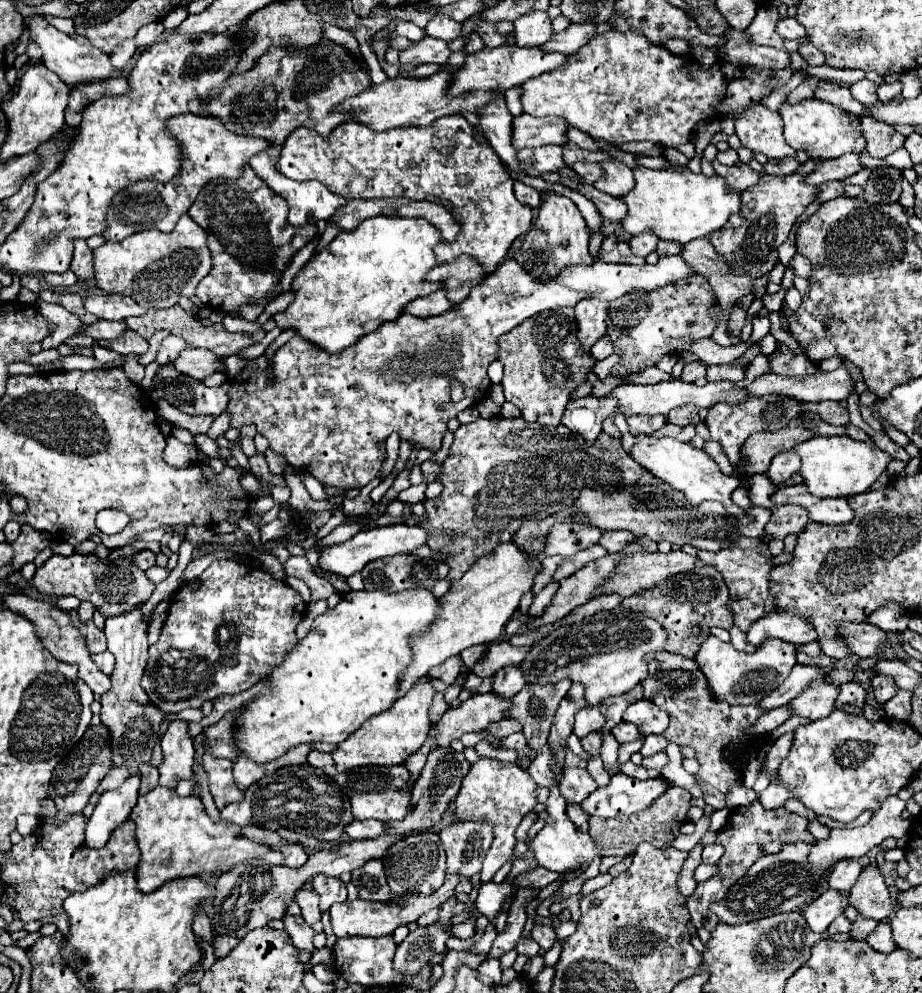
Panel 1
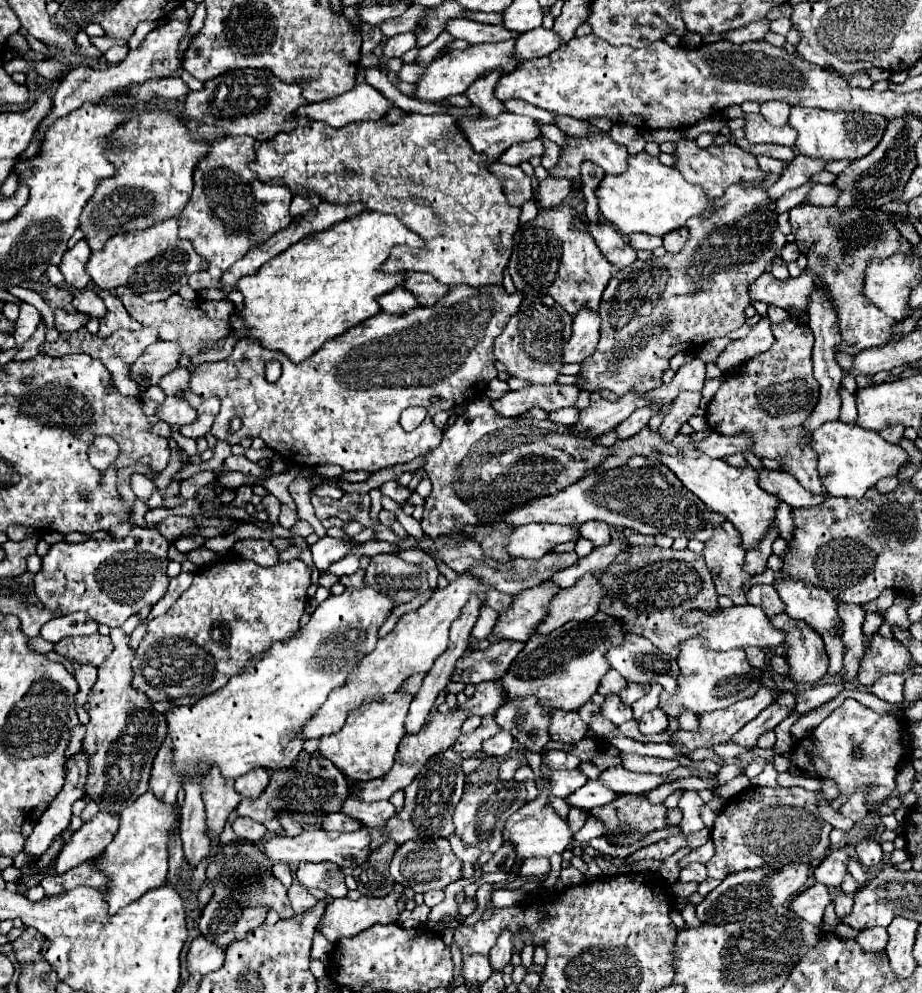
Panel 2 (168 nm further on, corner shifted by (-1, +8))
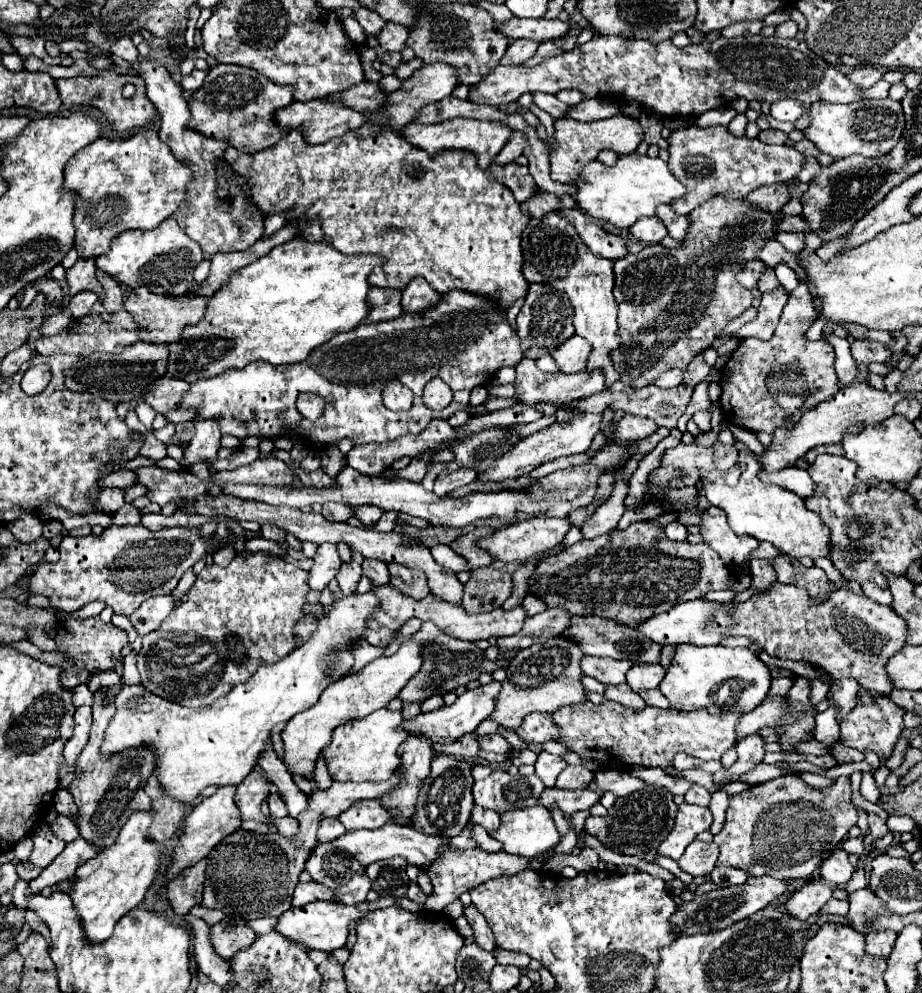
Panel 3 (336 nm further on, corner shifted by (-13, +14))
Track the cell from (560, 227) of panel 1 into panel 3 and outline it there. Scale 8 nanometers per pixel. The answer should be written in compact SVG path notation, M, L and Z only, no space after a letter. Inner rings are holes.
M548 212L544 218L532 218L522 232L522 254L524 254L524 278L534 284L548 284L564 292L574 306L574 328L576 334L586 338L592 344L592 354L588 358L588 370L602 368L606 374L606 388L614 384L620 374L612 368L610 350L618 348L620 340L616 338L618 320L616 320L616 300L612 296L614 286L614 260L596 256L580 240L572 222L562 220L560 214Z

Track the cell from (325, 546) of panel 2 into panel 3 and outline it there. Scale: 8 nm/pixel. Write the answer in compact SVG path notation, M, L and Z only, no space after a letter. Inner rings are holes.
M328 542L320 544L314 554L314 566L310 568L308 586L312 590L324 590L338 570L340 570L340 554L336 544L328 544Z

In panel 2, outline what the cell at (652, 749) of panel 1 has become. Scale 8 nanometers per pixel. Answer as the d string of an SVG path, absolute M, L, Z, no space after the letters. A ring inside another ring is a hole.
M654 710L654 712L644 714L638 724L640 724L640 732L642 734L658 734L658 732L666 730L668 718L664 718L662 710Z

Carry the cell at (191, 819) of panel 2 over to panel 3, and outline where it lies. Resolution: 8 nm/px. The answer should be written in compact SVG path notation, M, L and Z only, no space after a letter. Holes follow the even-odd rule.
M208 858L184 868L170 884L168 884L168 900L176 914L188 914L188 910L202 902L202 890L206 882L206 864Z

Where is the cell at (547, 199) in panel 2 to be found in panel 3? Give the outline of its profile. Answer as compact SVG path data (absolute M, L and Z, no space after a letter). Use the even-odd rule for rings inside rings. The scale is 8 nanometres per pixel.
M536 192L530 200L522 202L520 208L524 212L528 212L532 218L540 218L548 212L554 212L554 210L564 210L564 208L576 208L576 202L570 194L564 194L564 196L556 196L556 194L550 194L550 192Z

